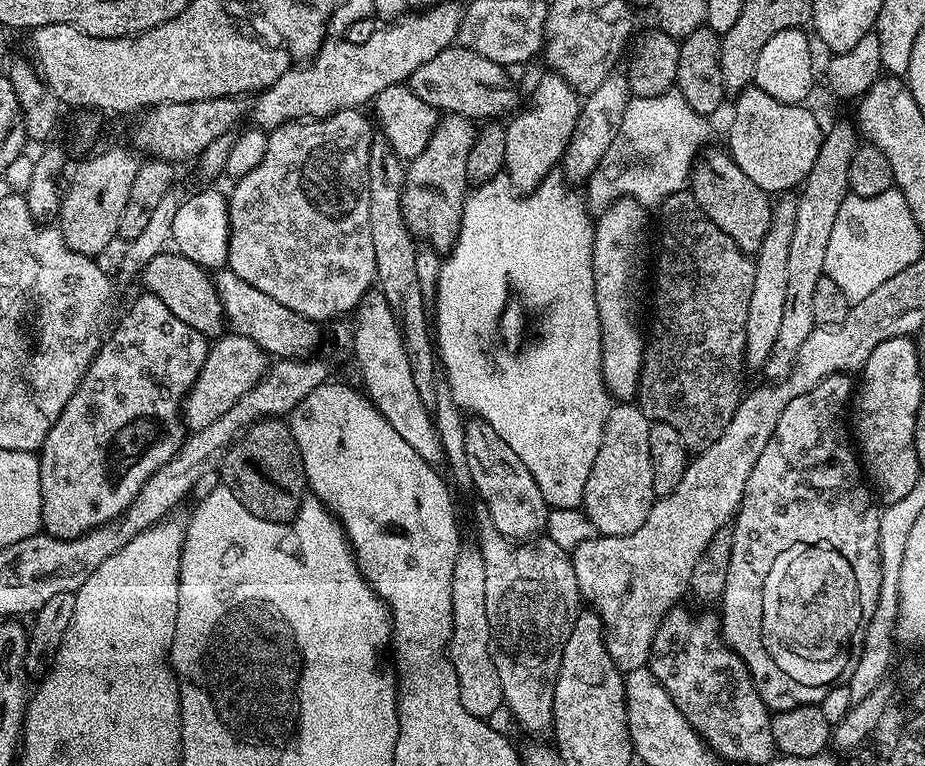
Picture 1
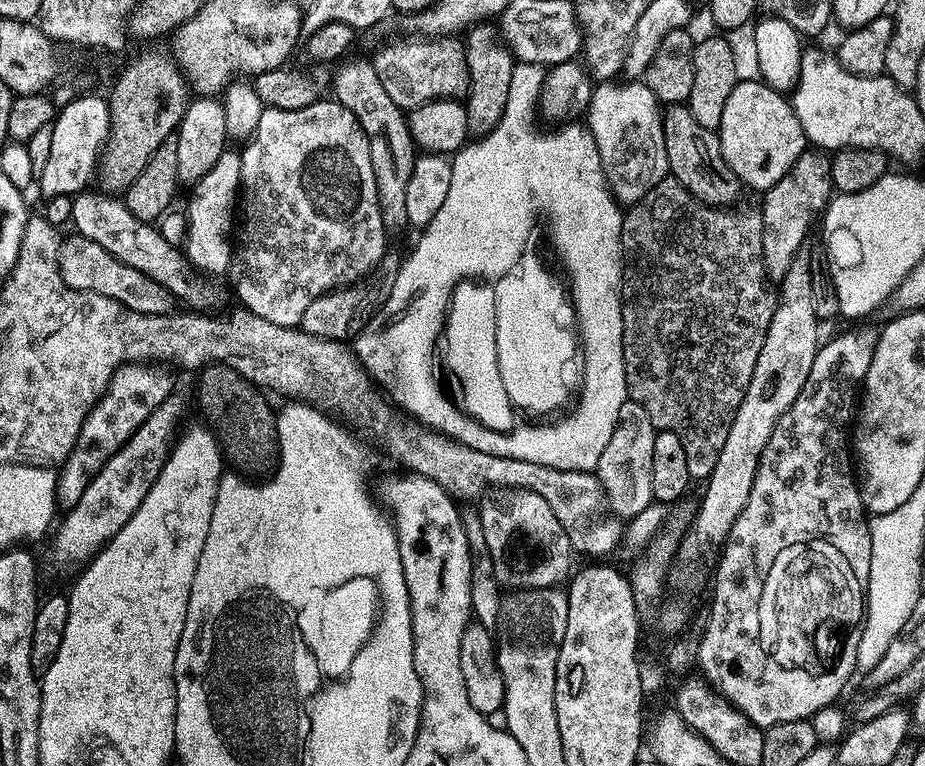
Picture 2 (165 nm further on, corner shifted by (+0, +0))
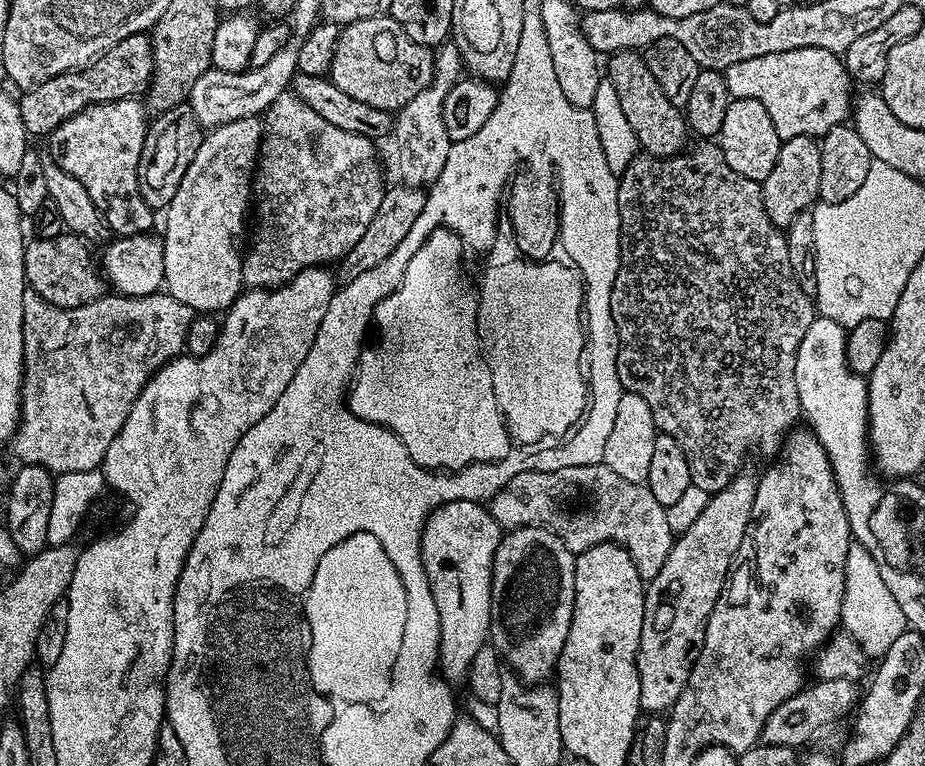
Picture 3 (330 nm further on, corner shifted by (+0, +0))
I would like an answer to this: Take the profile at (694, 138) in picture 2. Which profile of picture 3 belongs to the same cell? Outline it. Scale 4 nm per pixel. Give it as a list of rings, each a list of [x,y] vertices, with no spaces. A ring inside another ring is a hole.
[[[629,50],[617,52],[609,60],[612,61],[609,64],[607,61],[606,64],[607,79],[611,80],[614,88],[618,90],[618,100],[622,102],[622,110],[625,111],[630,126],[634,126],[636,141],[641,149],[650,156],[679,156],[689,143],[688,122],[684,119],[683,111],[676,108],[674,102],[666,98],[662,86],[658,86],[647,59],[639,51]]]

